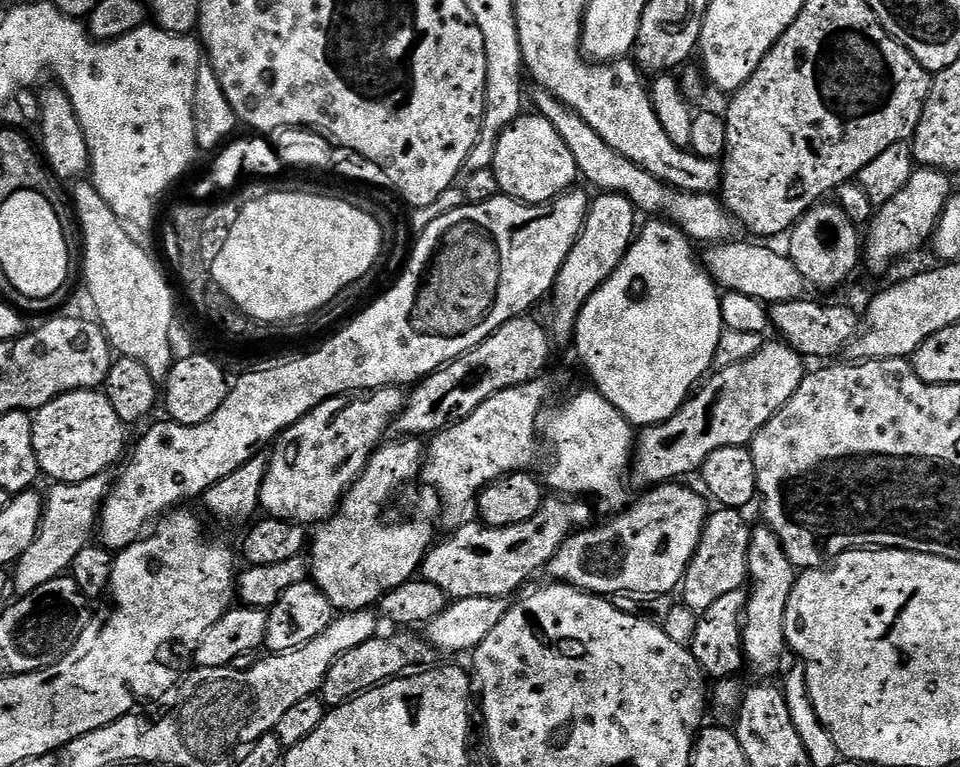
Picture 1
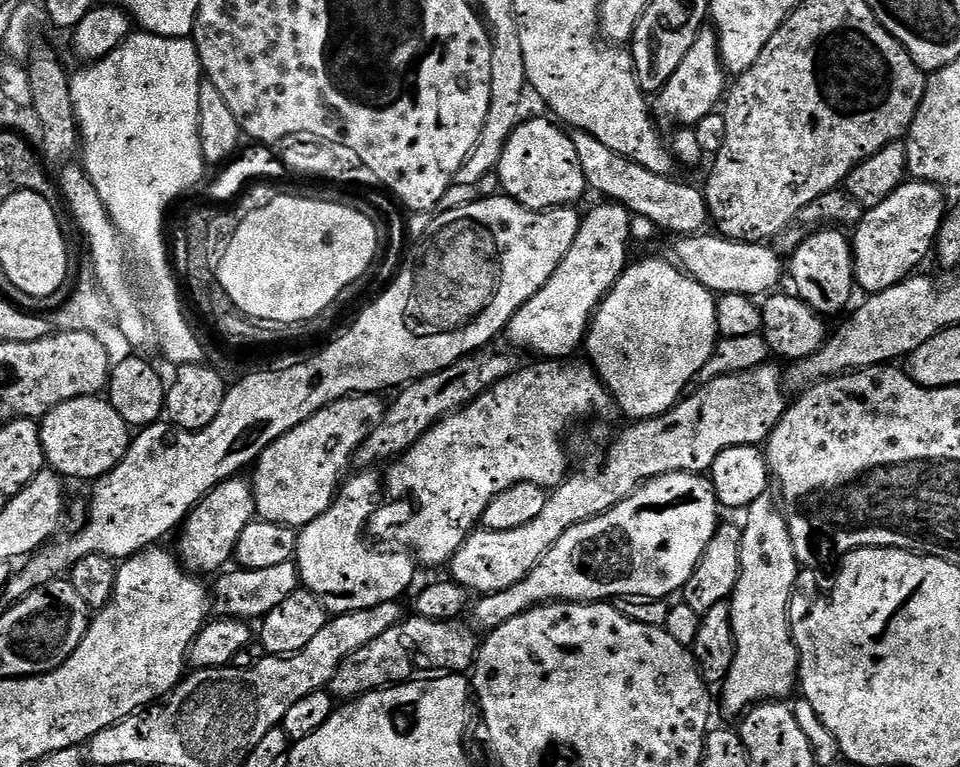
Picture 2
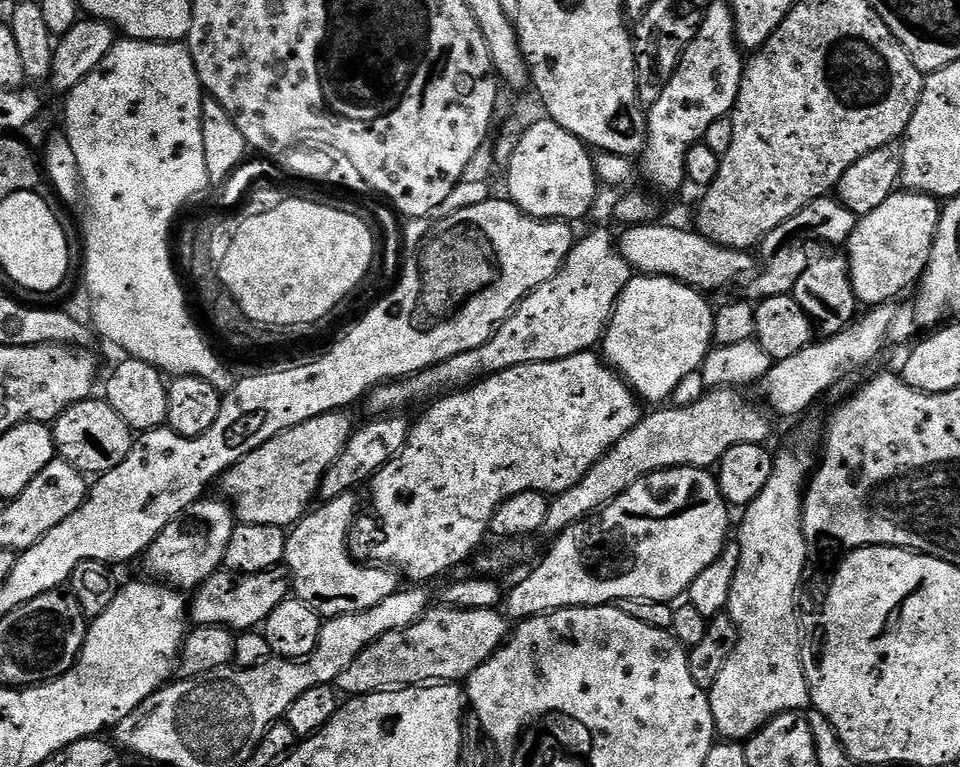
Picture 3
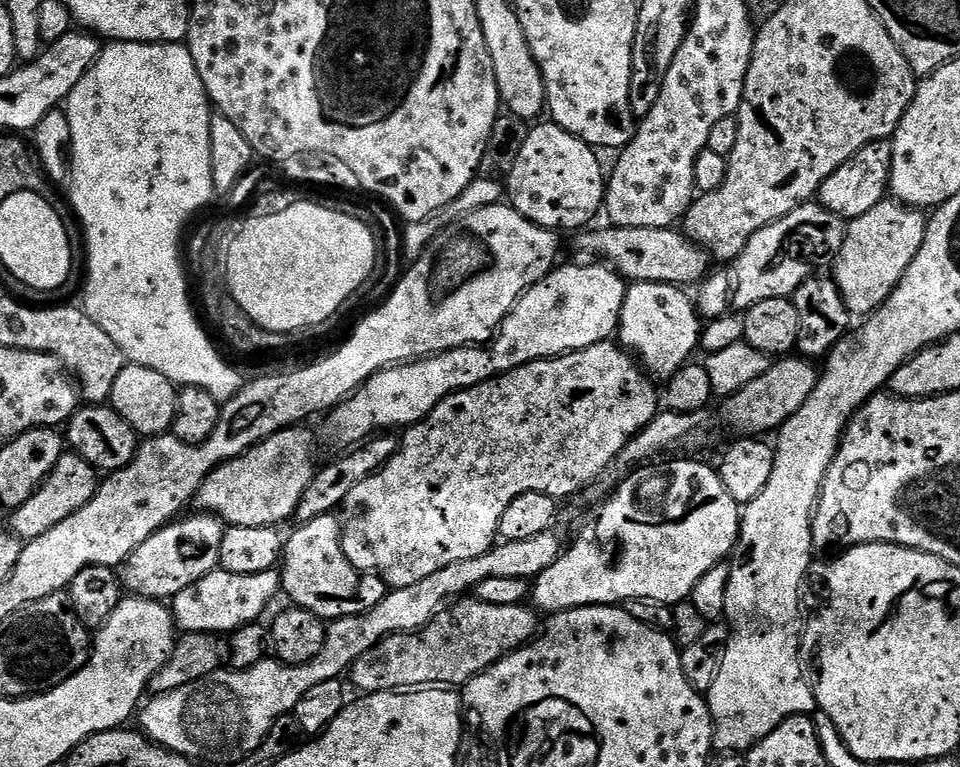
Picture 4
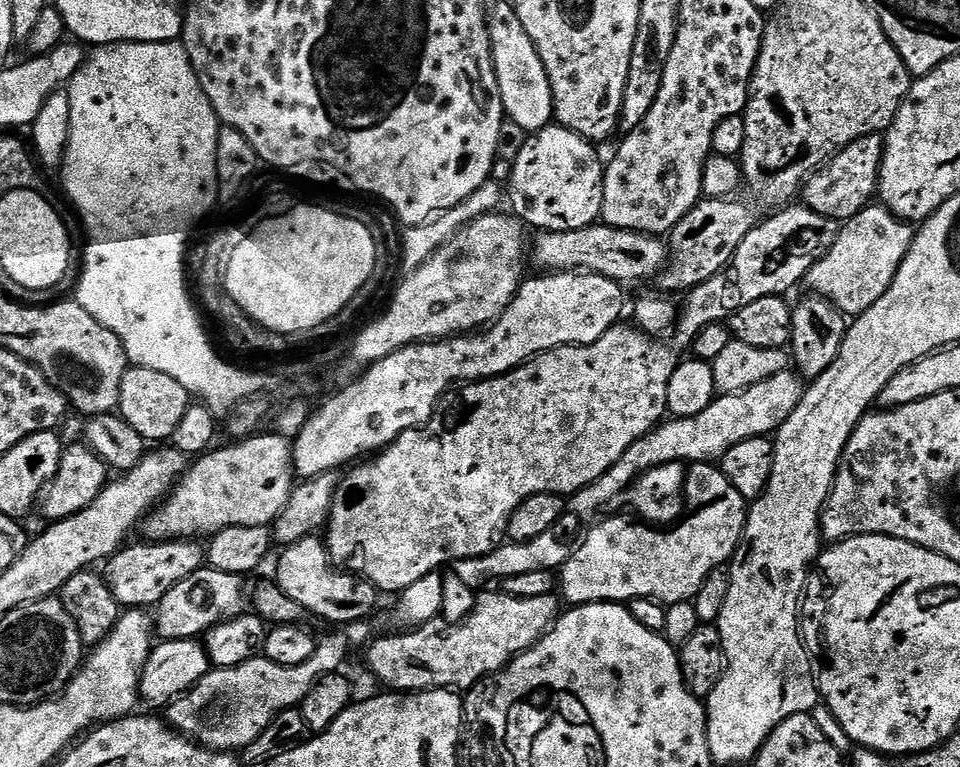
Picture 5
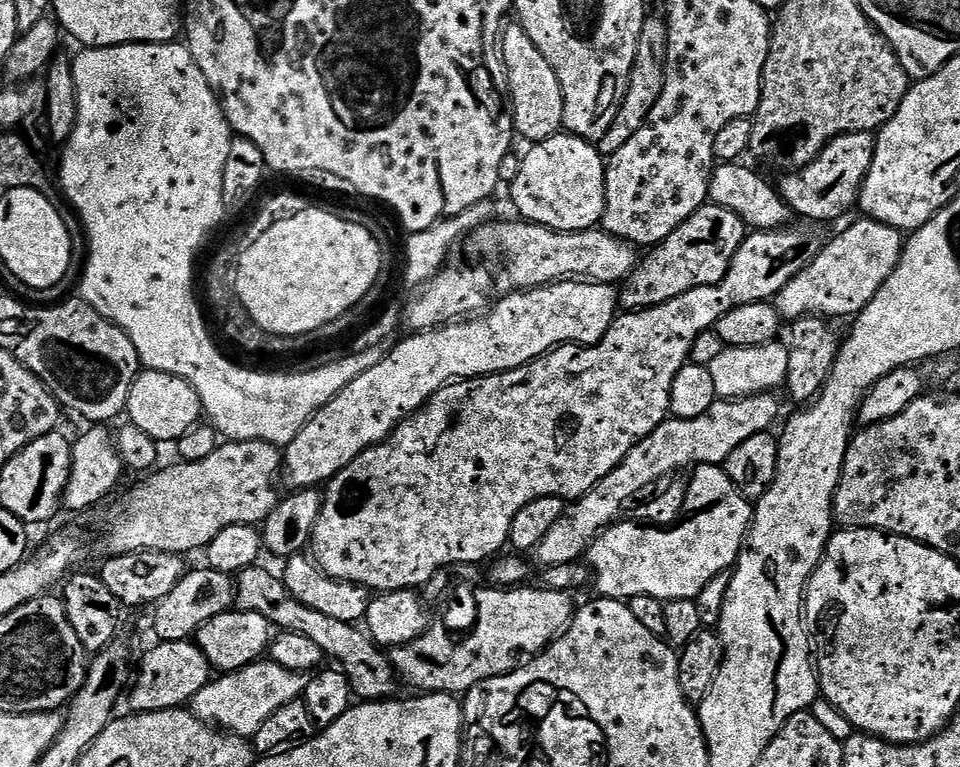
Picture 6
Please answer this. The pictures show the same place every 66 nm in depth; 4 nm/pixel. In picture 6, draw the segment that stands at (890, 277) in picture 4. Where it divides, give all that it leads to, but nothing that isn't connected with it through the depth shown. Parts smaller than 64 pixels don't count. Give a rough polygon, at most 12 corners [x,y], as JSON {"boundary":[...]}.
{"boundary":[[860,218],[774,298],[781,321],[855,318],[900,261]]}

